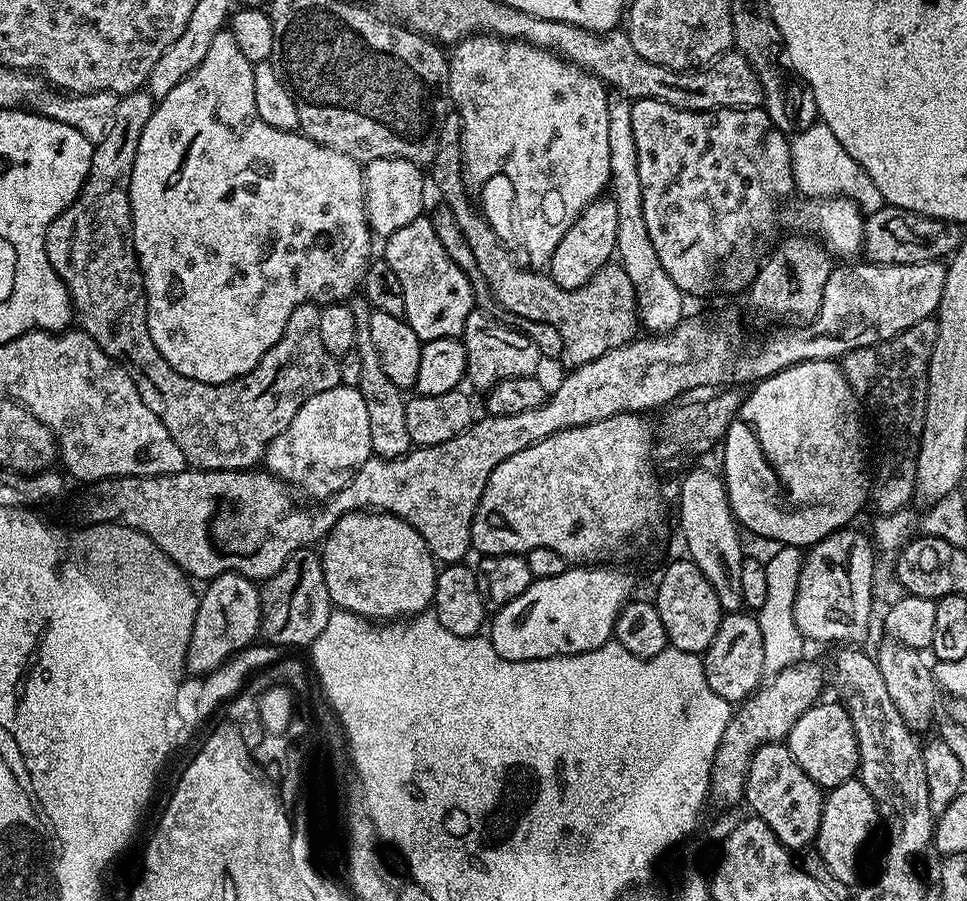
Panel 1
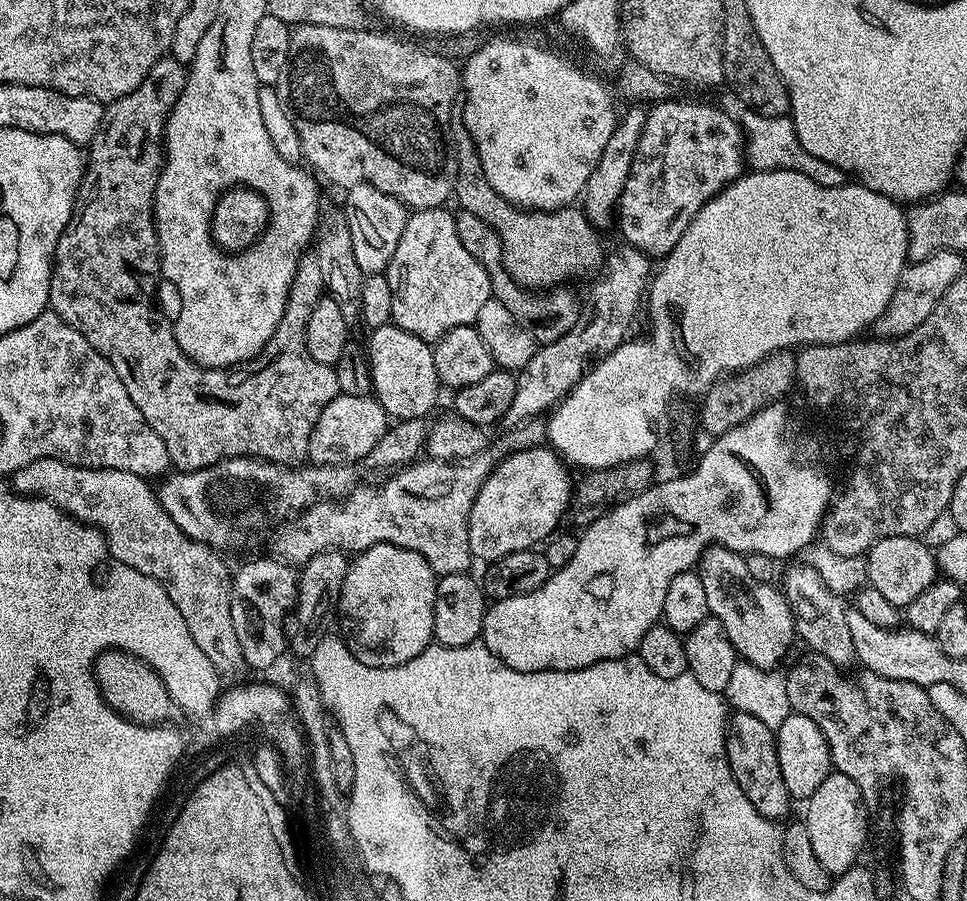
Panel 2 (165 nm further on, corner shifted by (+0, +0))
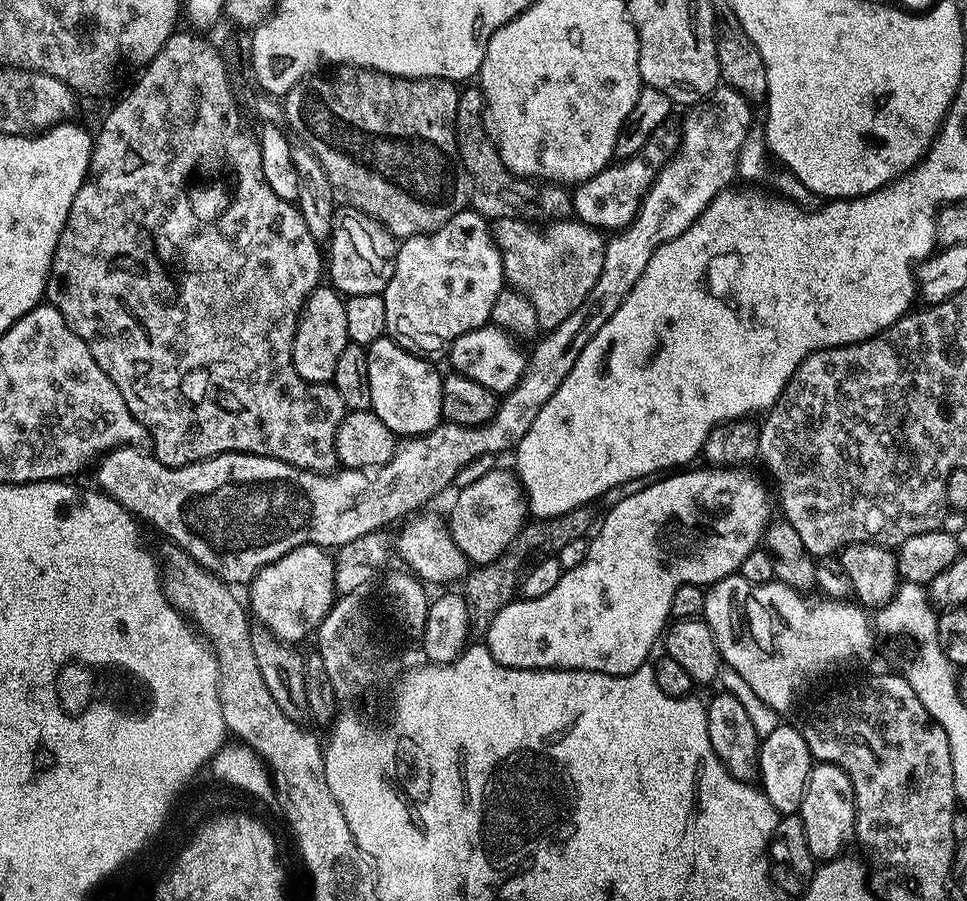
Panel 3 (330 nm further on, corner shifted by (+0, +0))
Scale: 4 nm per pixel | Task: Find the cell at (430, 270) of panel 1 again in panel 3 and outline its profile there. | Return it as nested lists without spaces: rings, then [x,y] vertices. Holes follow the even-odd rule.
[[[465,210],[454,214],[454,218],[450,218],[450,222],[446,222],[446,226],[442,226],[433,232],[427,232],[424,236],[409,236],[396,249],[396,265],[394,266],[394,274],[390,278],[390,282],[384,287],[382,293],[384,305],[386,306],[386,333],[397,344],[404,347],[407,352],[415,352],[417,354],[432,354],[428,352],[444,352],[447,353],[459,336],[466,334],[470,330],[478,330],[485,327],[491,321],[492,311],[494,310],[494,302],[498,298],[498,294],[504,291],[506,281],[504,279],[504,267],[502,266],[502,258],[500,251],[496,245],[496,241],[492,239],[490,224],[485,217],[481,216],[475,210]]]

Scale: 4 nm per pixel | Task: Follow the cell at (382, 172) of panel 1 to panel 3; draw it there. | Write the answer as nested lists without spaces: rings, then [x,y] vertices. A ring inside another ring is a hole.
[[[347,206],[341,207],[332,217],[330,241],[332,245],[326,248],[326,276],[331,287],[345,297],[358,294],[381,295],[384,287],[390,282],[396,265],[397,237],[385,231],[383,225],[371,220],[369,216]]]

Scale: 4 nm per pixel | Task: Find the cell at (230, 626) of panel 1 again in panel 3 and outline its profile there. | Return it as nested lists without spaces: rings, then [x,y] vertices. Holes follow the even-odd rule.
[[[316,544],[298,546],[294,550],[290,550],[290,554],[282,554],[282,558],[266,565],[252,580],[247,592],[246,600],[250,605],[251,615],[259,623],[265,624],[278,639],[297,642],[296,640],[306,639],[308,635],[309,639],[319,629],[320,624],[326,618],[326,614],[330,611],[338,596],[336,561],[333,553],[327,548],[318,547]]]

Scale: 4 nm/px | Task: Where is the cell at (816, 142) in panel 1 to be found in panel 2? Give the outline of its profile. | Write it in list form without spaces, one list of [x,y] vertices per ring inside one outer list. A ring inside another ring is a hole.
[[[743,109],[741,113],[739,113],[738,119],[740,127],[744,131],[745,161],[751,169],[755,171],[794,170],[796,173],[806,174],[808,178],[812,178],[814,182],[827,188],[845,183],[846,174],[843,169],[816,158],[802,148],[789,115],[764,115],[748,109]]]

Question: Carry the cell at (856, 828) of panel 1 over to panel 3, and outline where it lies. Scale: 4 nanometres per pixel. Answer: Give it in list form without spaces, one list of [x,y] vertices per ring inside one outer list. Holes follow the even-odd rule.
[[[813,763],[798,814],[806,830],[810,854],[820,862],[835,860],[847,849],[844,847],[847,846],[848,839],[853,839],[856,830],[854,786],[850,786],[848,775],[837,764]]]

